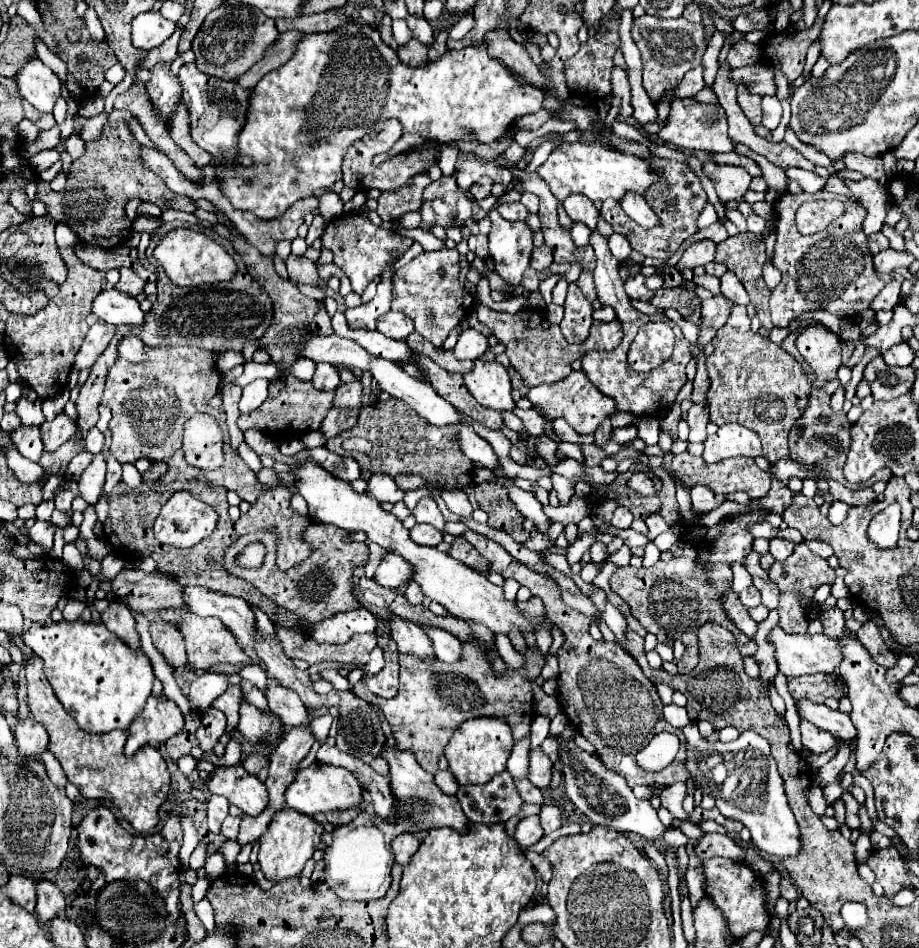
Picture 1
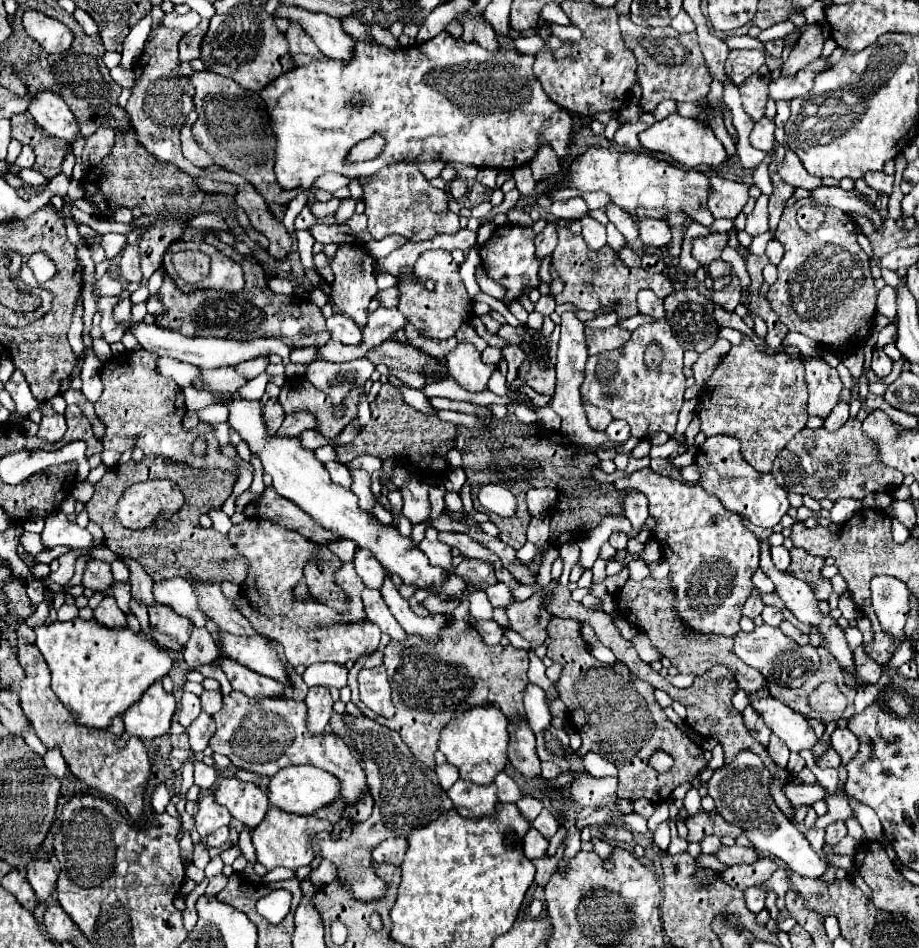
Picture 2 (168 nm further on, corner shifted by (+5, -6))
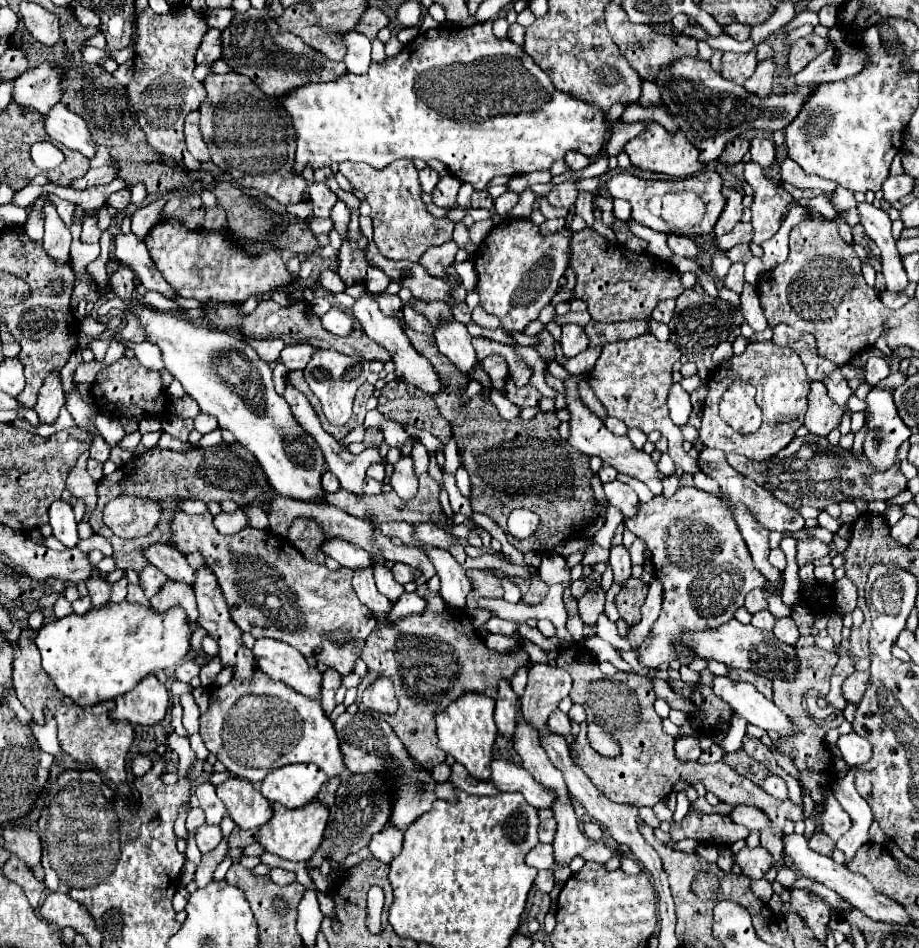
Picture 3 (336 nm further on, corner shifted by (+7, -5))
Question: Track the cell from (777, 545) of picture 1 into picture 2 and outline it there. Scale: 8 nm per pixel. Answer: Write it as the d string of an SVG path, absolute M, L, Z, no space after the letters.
M779 545L779 547L771 547L771 559L773 559L773 565L779 569L779 571L785 571L789 567L789 551Z

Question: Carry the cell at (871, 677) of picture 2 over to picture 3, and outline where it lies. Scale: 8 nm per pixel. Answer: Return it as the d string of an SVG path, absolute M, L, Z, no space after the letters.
M853 672L845 682L843 682L843 698L849 704L859 704L865 692L865 686L869 682L869 672Z

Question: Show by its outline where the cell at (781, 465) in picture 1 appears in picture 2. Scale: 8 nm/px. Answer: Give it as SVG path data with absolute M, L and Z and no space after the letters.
M731 435L707 437L707 441L697 449L695 463L701 471L701 479L695 485L703 487L711 495L717 495L729 511L747 515L759 527L775 527L791 507L787 491L779 487L775 475L753 469L741 455L741 441Z

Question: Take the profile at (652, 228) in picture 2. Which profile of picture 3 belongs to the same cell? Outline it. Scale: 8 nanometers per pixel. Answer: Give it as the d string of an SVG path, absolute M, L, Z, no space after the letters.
M675 234L667 236L667 244L677 256L685 256L685 258L693 258L693 260L699 258L699 254L703 252L701 246L689 236L675 236Z

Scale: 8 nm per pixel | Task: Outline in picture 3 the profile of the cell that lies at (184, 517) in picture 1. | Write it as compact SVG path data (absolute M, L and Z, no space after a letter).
M173 512L169 546L181 554L201 550L207 566L221 582L233 622L243 632L291 644L305 658L315 656L317 662L335 668L343 676L353 672L353 664L361 658L365 640L375 630L377 620L353 590L352 569L332 571L323 564L309 562L271 532L251 526L241 534L223 536L213 530L209 512L199 516Z

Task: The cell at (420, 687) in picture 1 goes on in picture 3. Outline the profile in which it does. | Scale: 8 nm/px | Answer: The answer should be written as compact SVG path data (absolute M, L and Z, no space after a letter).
M423 584L423 586L419 586L417 588L417 594L427 602L427 606L425 606L425 610L423 612L419 612L419 614L409 614L409 616L405 616L405 618L401 618L401 620L395 620L393 624L389 624L389 614L377 614L375 618L377 618L377 630L379 628L383 628L383 634L379 634L377 630L373 630L371 632L371 636L367 638L367 642L365 642L365 648L363 648L363 660L365 660L365 664L371 668L371 674L369 676L365 676L363 678L363 684L369 684L369 682L373 682L377 676L385 676L385 678L389 678L391 682L393 682L393 686L395 686L395 694L397 694L397 700L399 700L399 708L397 708L397 712L395 714L391 714L391 716L385 716L385 722L393 728L393 732L401 738L401 742L405 744L405 748L407 748L407 752L425 768L425 770L433 770L437 764L441 764L441 762L445 762L445 752L437 746L437 732L435 732L435 716L441 712L441 710L445 710L447 706L449 706L449 702L453 702L455 698L459 698L459 696L463 696L465 692L477 692L477 694L487 694L487 696L491 696L491 698L495 698L497 696L497 682L499 680L511 680L513 678L513 674L515 674L515 670L517 670L517 666L521 666L521 662L529 662L529 654L527 652L517 652L517 654L511 654L511 656L505 656L505 654L499 654L499 652L491 652L485 644L483 644L483 640L479 638L479 634L475 632L475 630L465 630L465 632L469 632L469 634L461 634L461 618L467 618L467 616L461 616L461 614L451 614L451 612L447 612L447 604L443 602L443 598L439 596L439 592L429 592L427 590L427 586Z

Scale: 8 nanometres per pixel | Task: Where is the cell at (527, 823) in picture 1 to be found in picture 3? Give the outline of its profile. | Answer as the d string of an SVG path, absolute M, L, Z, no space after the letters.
M539 844L539 846L535 846L527 854L525 862L527 862L527 866L533 866L537 870L553 868L553 848L551 848L551 844Z

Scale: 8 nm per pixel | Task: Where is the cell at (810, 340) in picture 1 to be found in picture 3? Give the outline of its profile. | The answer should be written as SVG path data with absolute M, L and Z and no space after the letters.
M813 382L809 394L809 410L805 414L805 428L815 436L827 436L841 424L841 418L841 408L833 406L825 386L821 386L821 382Z

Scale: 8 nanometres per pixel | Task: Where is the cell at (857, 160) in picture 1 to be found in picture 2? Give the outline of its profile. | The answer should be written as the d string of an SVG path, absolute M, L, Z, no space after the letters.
M869 171L865 173L865 183L875 189L875 191L883 191L883 193L891 193L891 187L893 187L893 177L891 175L885 175L883 171Z

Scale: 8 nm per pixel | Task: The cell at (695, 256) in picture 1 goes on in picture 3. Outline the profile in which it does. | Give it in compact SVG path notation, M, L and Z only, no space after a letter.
M739 222L729 234L725 234L725 236L721 236L721 238L715 238L715 242L705 242L703 244L703 248L707 250L707 248L723 248L723 250L729 250L729 248L733 248L733 246L737 246L737 244L749 244L751 242L751 238L753 238L753 226L749 224L749 222Z

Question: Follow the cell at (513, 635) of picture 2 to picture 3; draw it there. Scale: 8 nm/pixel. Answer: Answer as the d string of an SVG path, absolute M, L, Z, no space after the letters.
M533 664L529 670L529 680L525 694L521 698L521 710L527 722L537 730L547 730L547 716L557 708L557 704L569 696L571 676L551 664Z

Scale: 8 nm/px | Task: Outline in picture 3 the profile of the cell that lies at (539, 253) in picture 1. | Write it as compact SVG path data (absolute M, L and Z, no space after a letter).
M555 218L555 220L545 220L539 228L541 228L541 234L553 234L557 230L561 230L565 226L565 218Z

